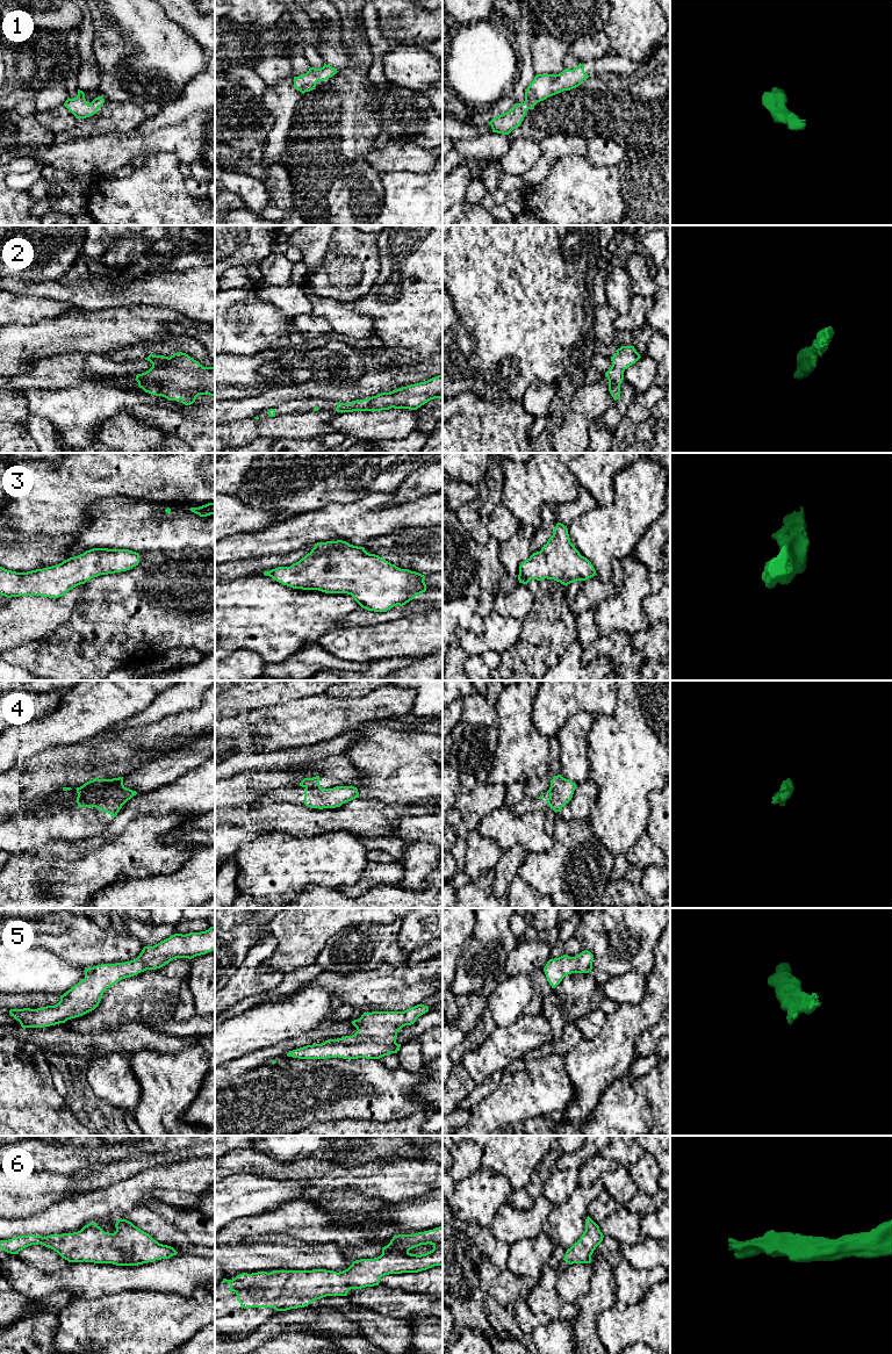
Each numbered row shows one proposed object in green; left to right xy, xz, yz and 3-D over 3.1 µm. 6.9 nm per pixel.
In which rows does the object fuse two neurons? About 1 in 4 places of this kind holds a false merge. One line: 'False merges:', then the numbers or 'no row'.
False merges: 4

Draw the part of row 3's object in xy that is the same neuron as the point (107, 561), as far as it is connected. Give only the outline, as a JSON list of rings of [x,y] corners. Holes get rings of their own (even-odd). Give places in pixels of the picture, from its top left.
[[[93,548],[59,564],[27,572],[0,567],[0,595],[7,598],[42,596],[56,599],[93,577],[127,571],[138,563],[139,554],[136,552]]]

